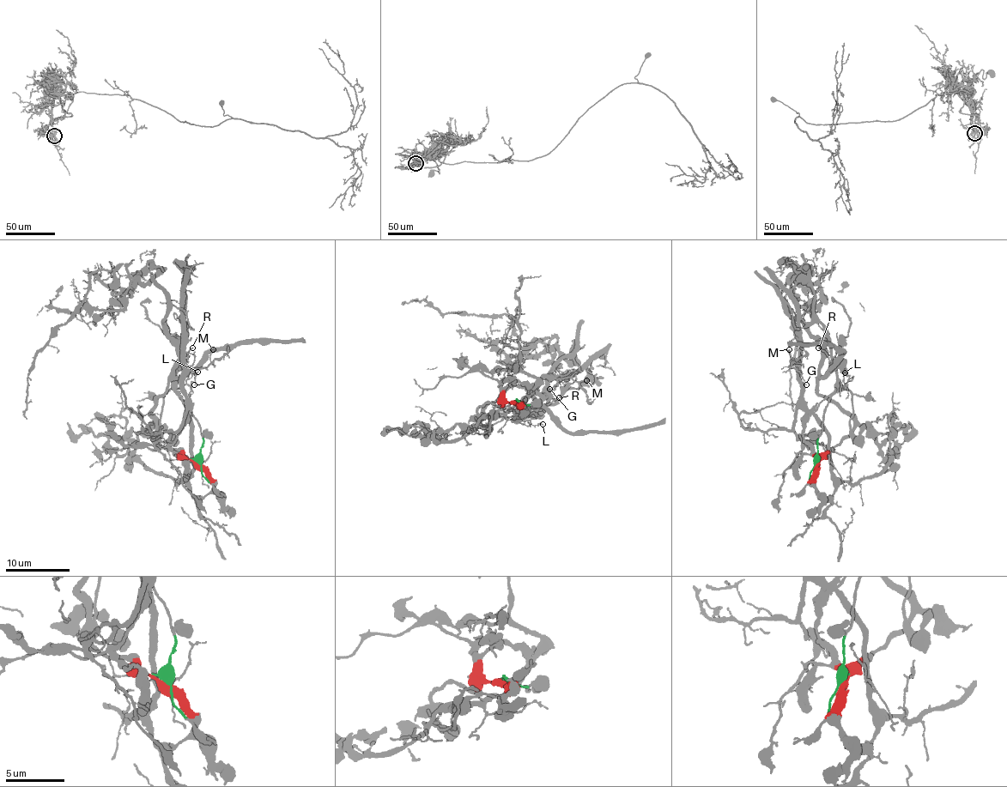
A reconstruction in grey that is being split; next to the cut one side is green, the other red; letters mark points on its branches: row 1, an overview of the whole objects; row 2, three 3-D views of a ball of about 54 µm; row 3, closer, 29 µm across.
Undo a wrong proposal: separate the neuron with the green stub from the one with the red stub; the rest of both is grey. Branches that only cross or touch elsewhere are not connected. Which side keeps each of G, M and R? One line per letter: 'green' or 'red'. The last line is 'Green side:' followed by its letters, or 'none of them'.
G: red
M: red
R: green
Green side: R

